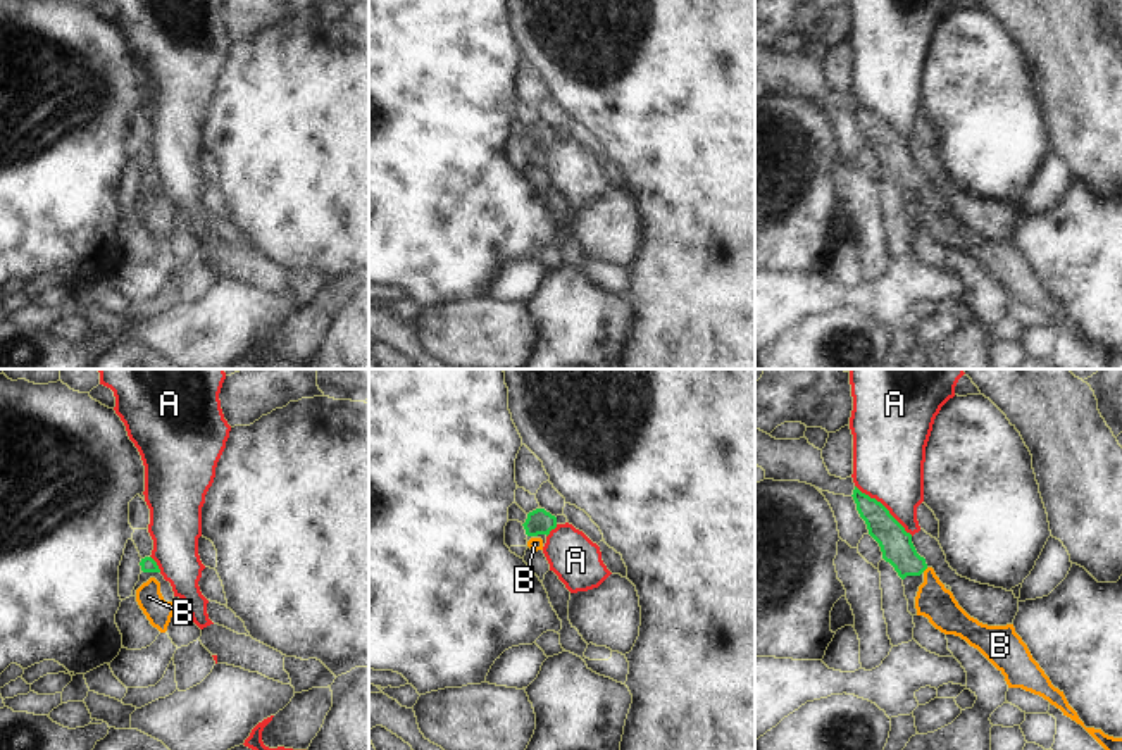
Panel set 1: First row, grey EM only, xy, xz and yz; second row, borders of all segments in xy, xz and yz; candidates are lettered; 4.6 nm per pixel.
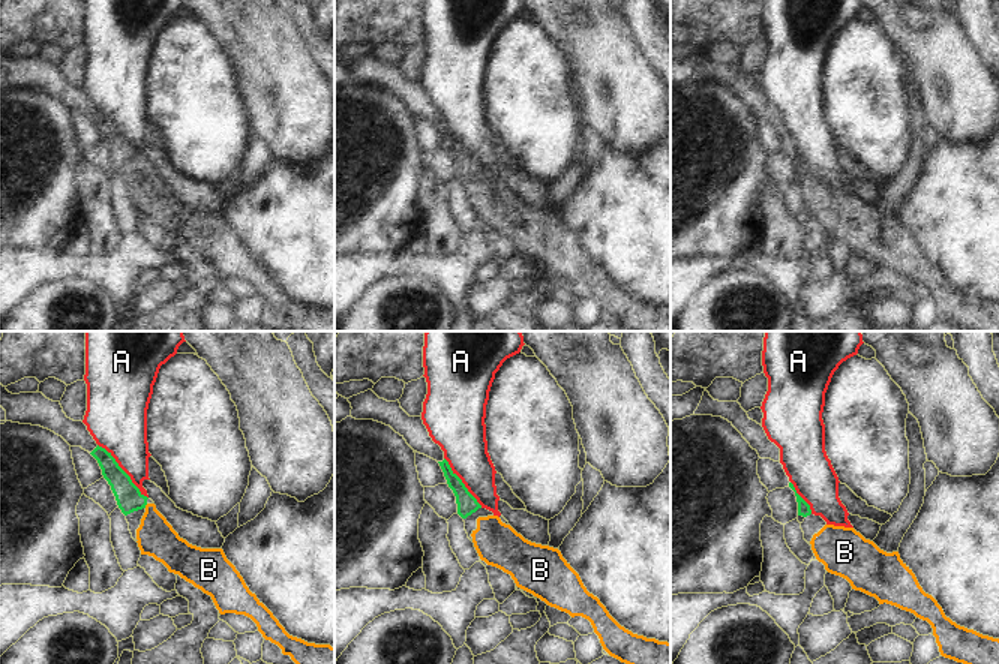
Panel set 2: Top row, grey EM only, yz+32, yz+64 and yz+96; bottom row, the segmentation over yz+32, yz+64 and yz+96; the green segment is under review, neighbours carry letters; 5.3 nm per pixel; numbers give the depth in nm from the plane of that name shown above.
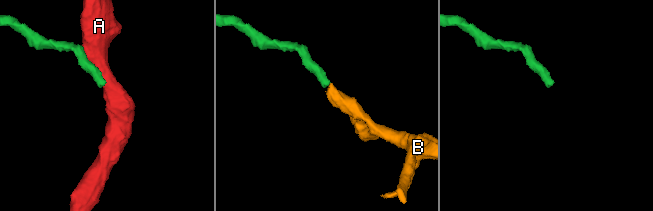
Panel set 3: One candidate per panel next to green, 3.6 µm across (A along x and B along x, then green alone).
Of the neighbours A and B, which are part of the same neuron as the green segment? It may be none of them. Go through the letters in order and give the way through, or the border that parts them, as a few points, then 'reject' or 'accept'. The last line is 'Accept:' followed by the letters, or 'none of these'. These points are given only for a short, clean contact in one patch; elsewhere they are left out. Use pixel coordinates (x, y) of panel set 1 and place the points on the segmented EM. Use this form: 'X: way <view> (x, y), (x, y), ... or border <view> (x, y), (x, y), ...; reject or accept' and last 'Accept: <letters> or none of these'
A: reject
B: way yz (897, 547), (916, 566), (924, 569), (933, 600); accept
Accept: B

